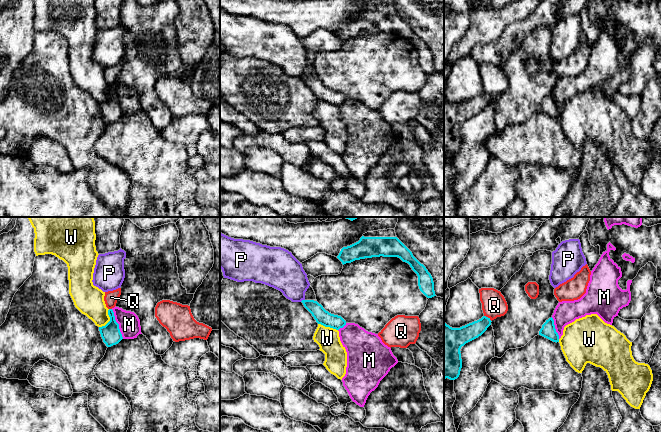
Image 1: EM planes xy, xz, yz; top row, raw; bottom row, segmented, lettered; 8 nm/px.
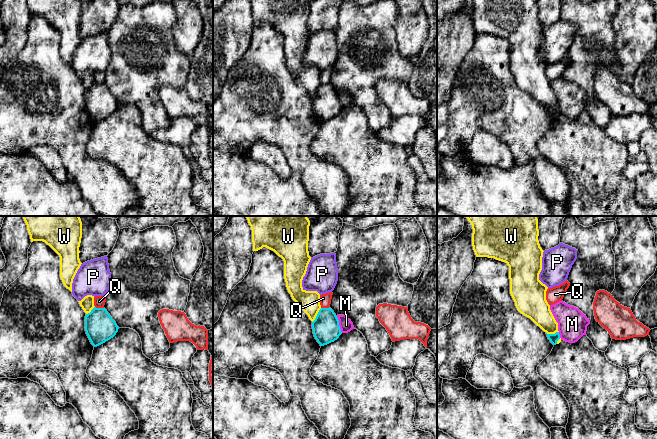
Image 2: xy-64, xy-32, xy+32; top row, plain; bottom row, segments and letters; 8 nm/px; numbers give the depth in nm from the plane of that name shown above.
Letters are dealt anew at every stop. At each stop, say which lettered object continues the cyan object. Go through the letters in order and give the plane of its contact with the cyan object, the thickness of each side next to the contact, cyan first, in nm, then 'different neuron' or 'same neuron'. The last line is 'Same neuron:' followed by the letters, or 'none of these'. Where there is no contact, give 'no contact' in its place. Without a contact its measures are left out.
M: xy | 160/180 nm | different neuron
P: xz | 120/280 nm | different neuron
Q: yz | 140/200 nm | different neuron
W: xy | 160/240 nm | different neuron
Same neuron: none of these

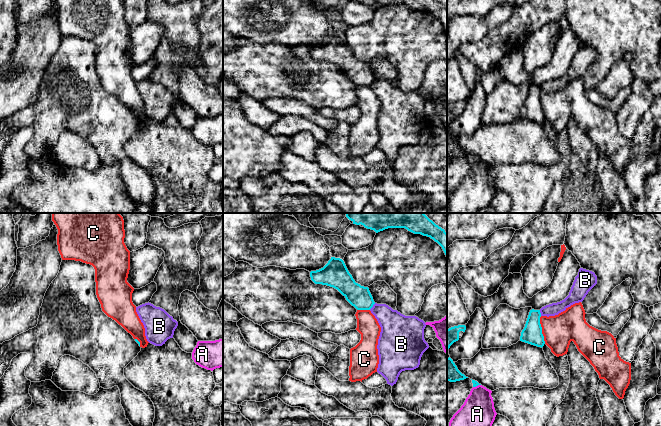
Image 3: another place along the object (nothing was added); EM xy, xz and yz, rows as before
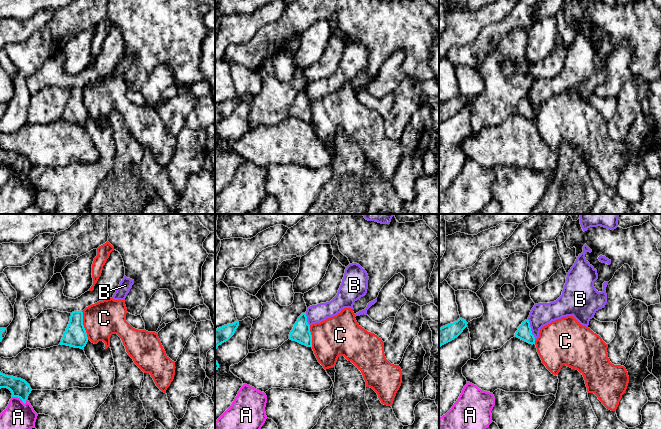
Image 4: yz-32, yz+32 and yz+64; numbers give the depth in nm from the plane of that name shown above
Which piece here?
A: yz | 50/280 nm | different neuron
B: xz | 180/240 nm | different neuron
C: yz | 160/260 nm | different neuron
Same neuron: none of these

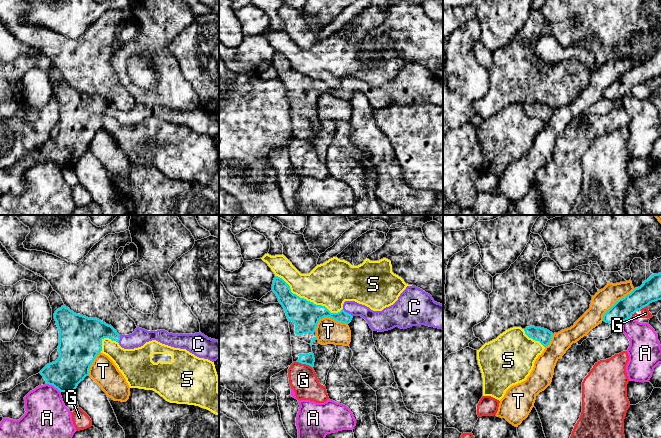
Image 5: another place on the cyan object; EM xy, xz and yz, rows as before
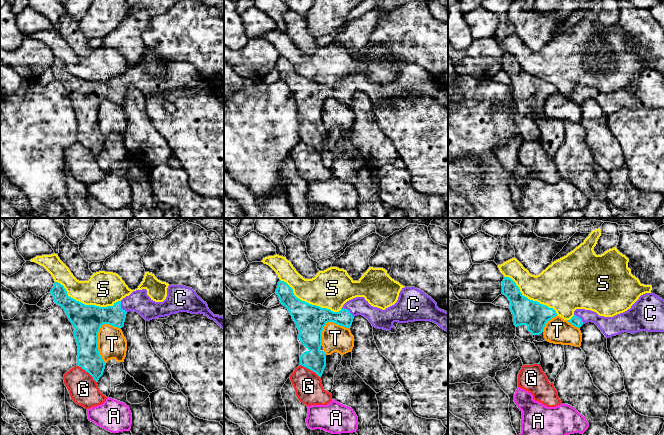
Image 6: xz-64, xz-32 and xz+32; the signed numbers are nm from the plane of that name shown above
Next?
A: xy | 280/340 nm | different neuron
C: xz | 130/140 nm | same neuron
G: xz | 90/220 nm | different neuron
S: xz | 220/360 nm | different neuron
T: xz | 220/200 nm | different neuron
Same neuron: C

